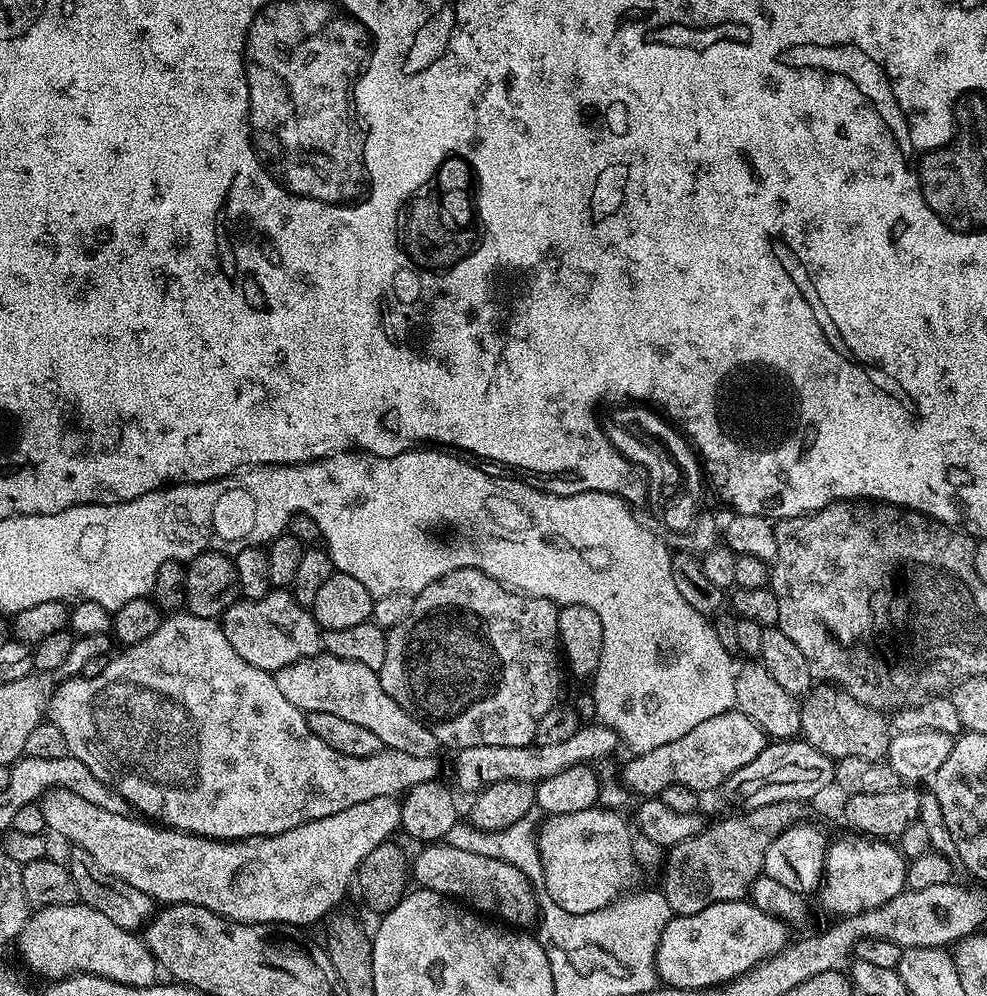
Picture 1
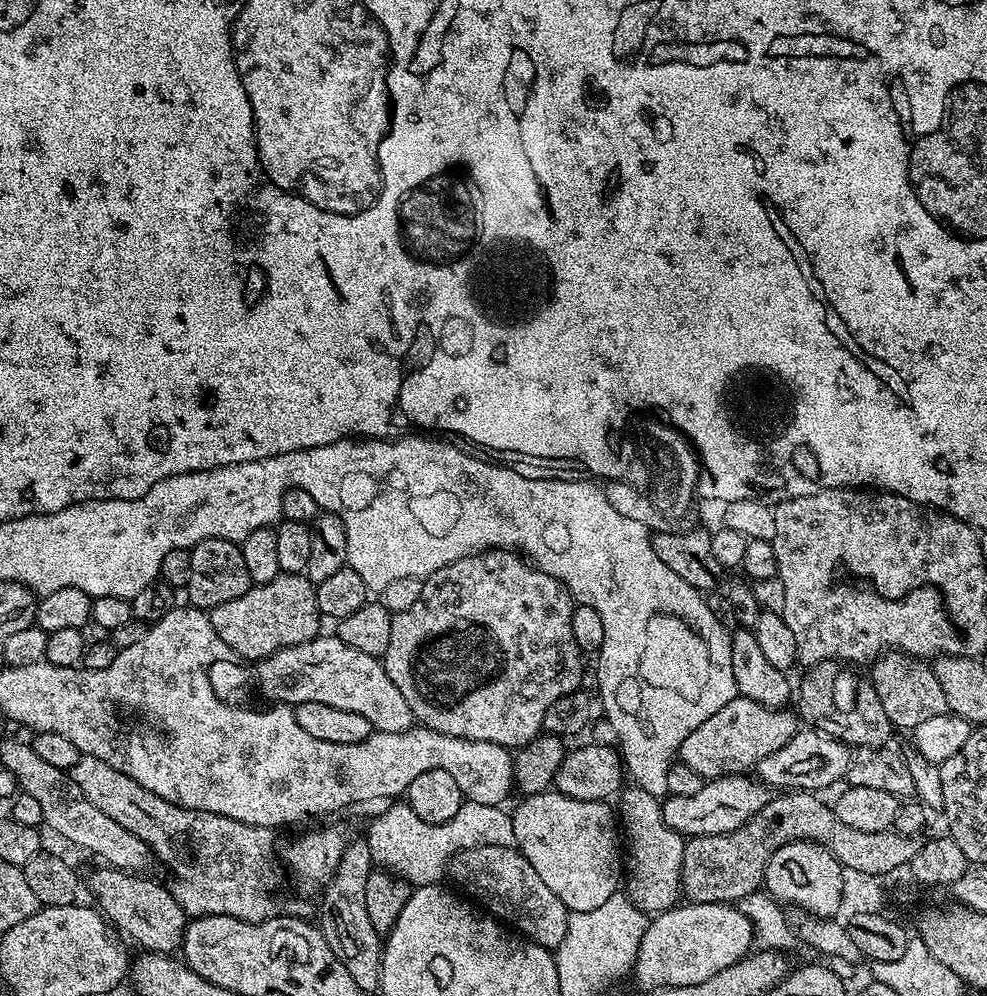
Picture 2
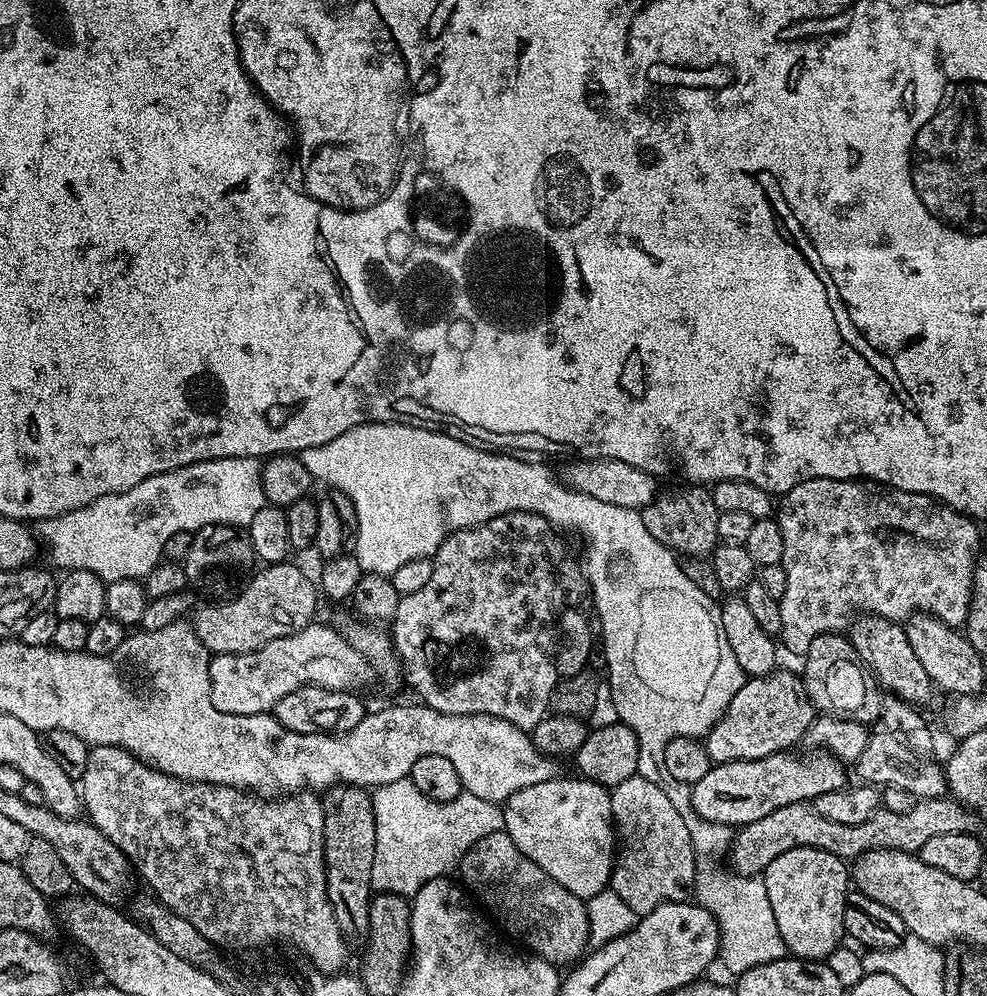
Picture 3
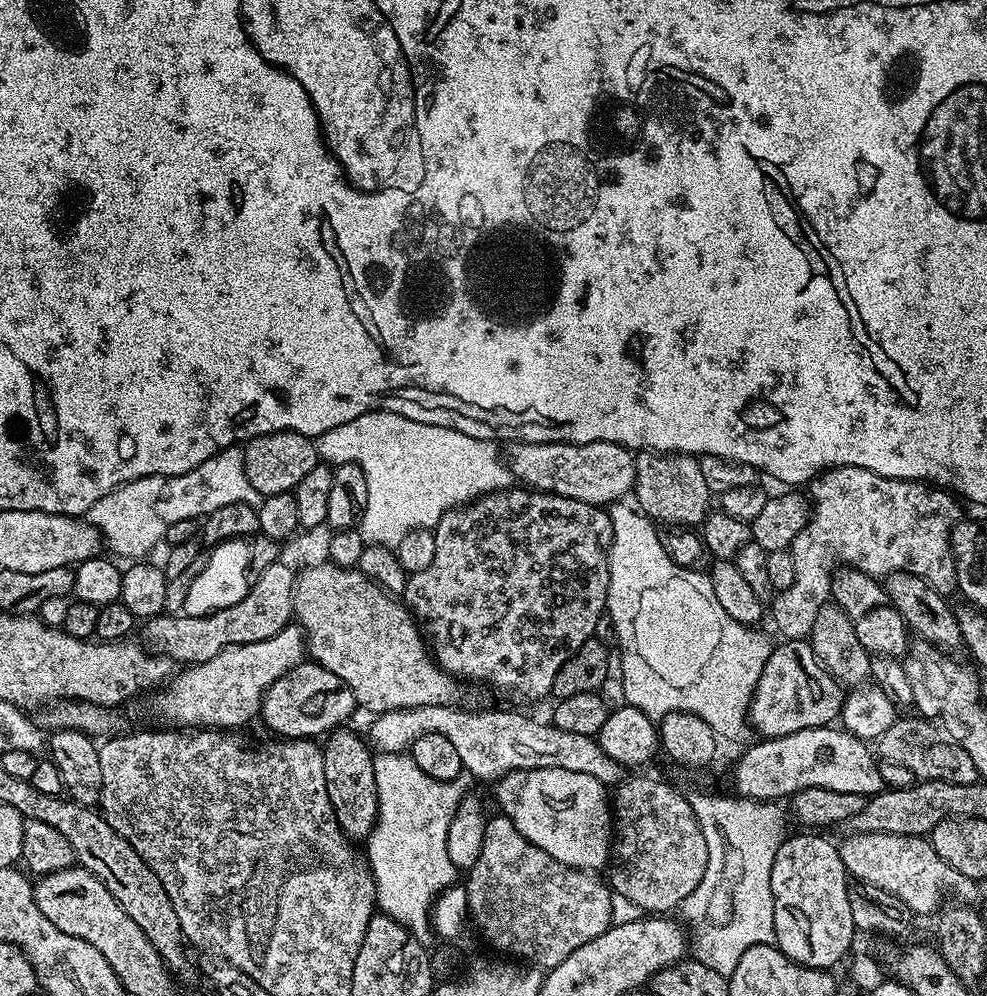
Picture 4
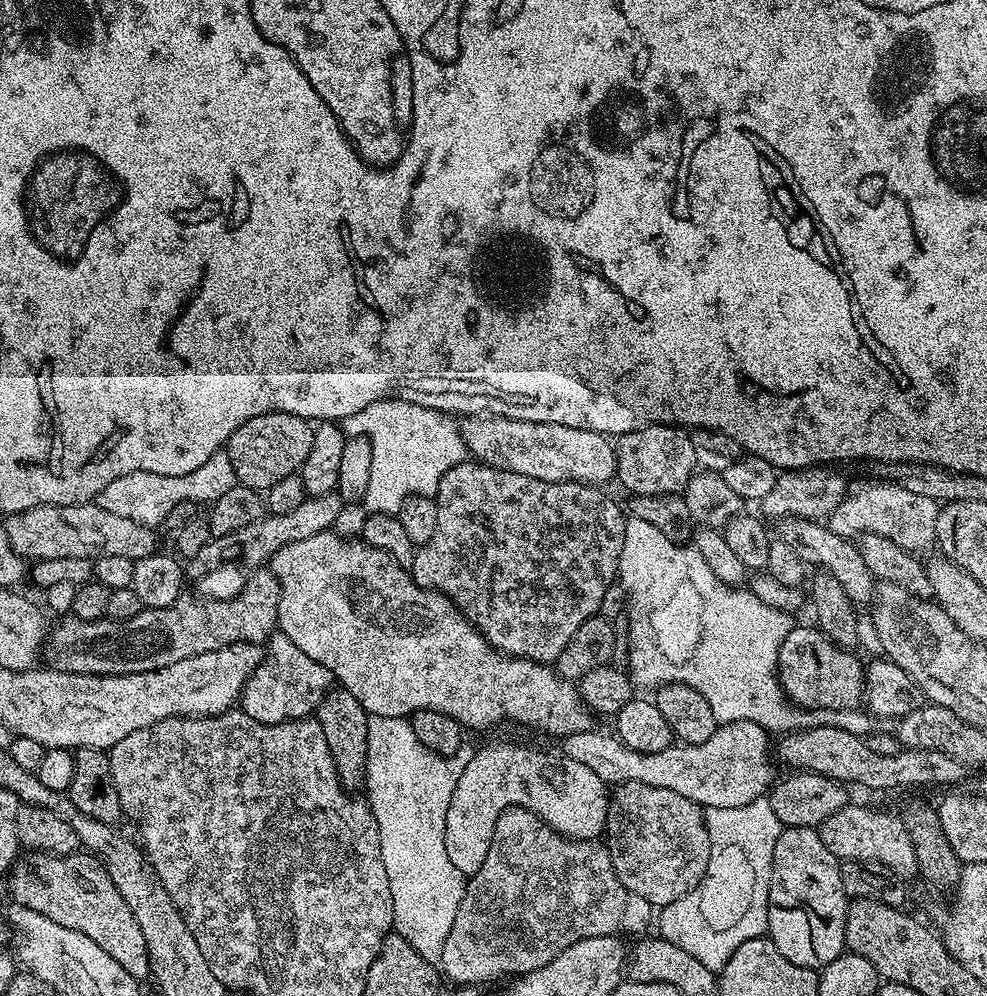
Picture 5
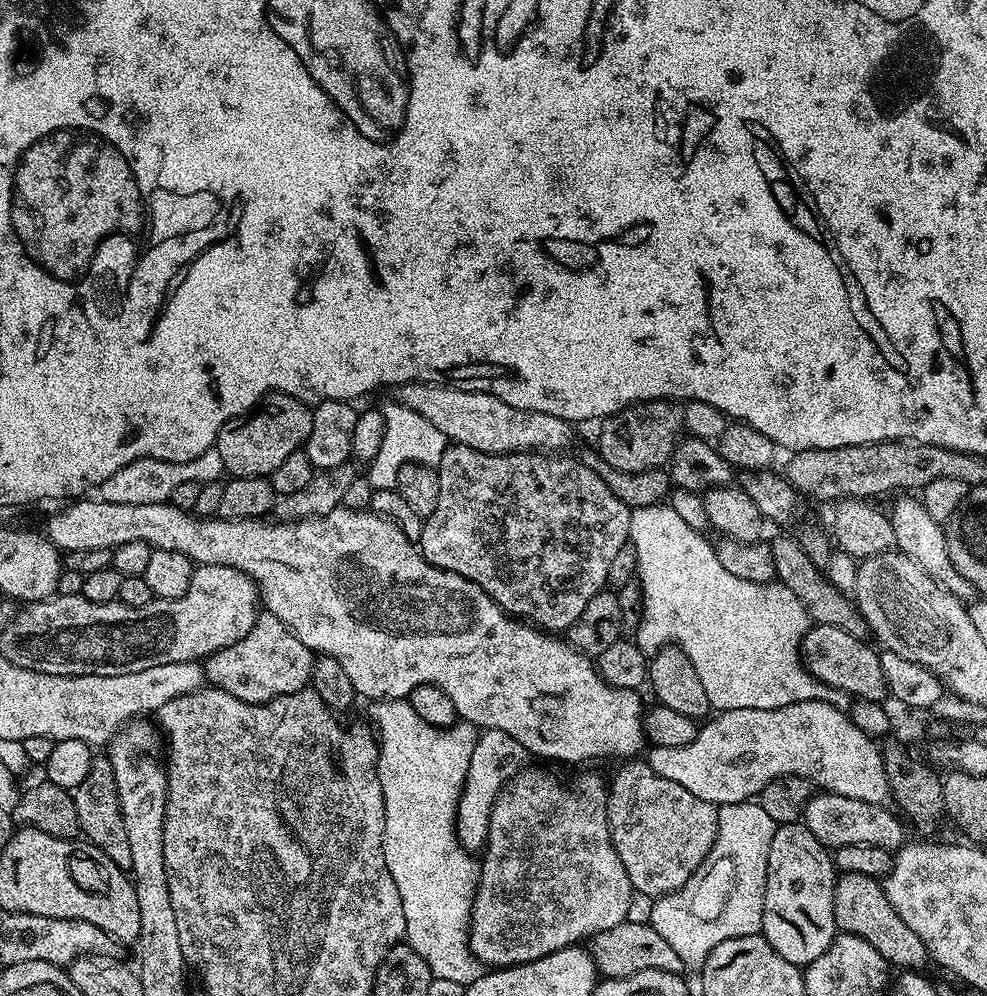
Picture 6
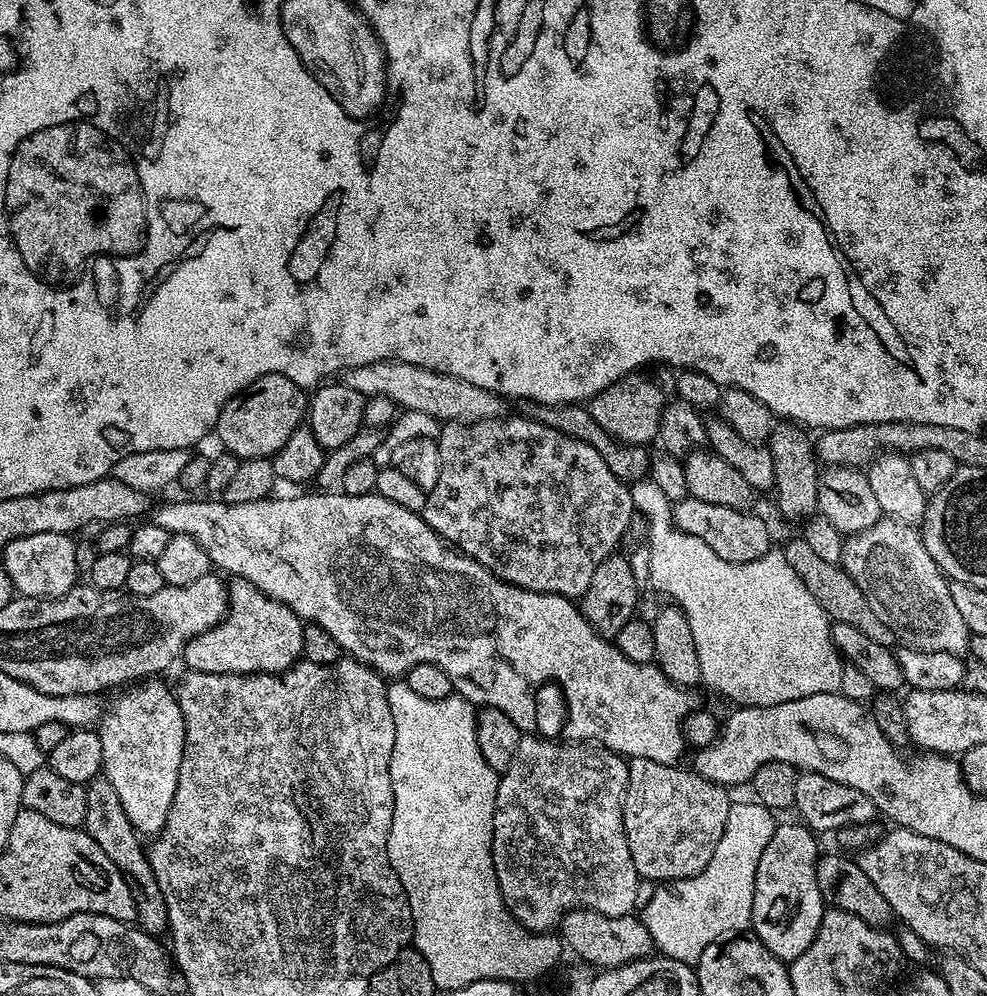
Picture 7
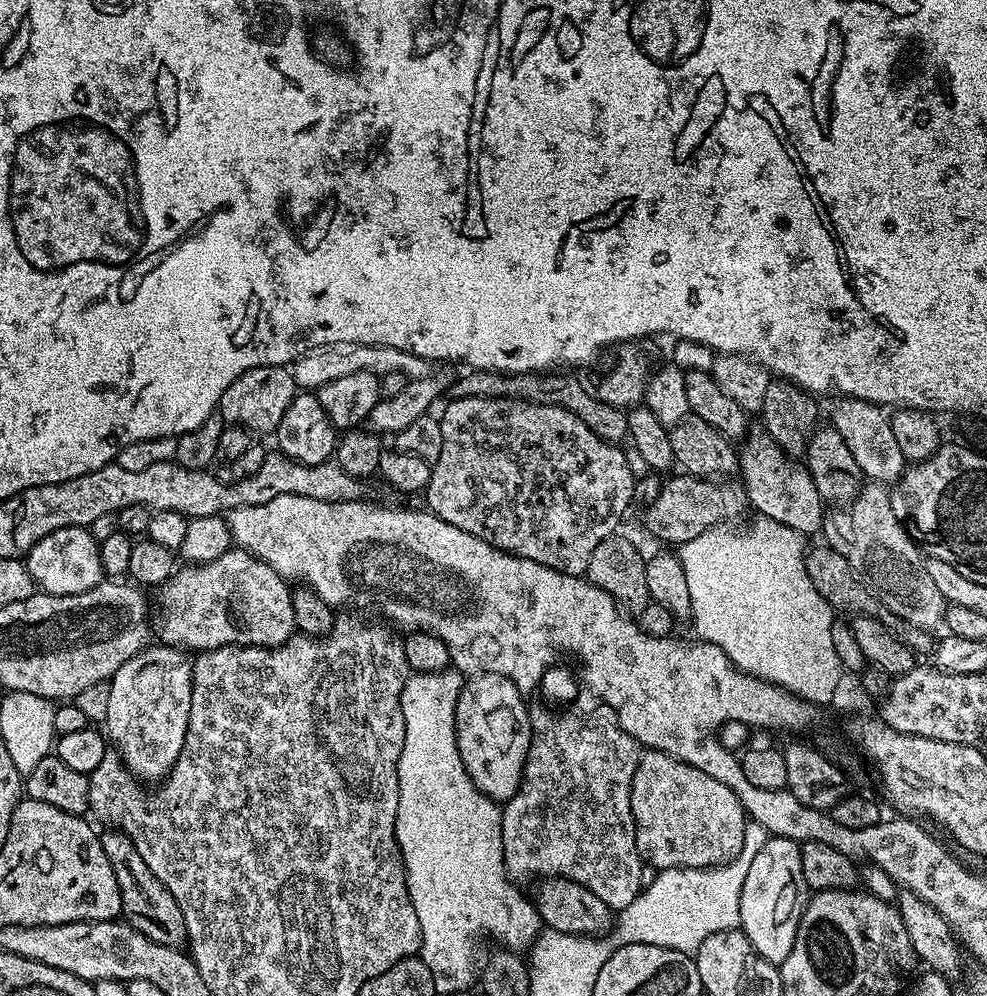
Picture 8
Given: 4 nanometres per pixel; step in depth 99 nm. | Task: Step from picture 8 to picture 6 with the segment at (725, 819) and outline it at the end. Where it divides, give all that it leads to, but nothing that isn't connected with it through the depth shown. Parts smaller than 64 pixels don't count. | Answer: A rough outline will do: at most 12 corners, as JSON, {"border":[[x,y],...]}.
{"border":[[621,763],[608,825],[633,893],[677,892],[720,829],[717,805]]}

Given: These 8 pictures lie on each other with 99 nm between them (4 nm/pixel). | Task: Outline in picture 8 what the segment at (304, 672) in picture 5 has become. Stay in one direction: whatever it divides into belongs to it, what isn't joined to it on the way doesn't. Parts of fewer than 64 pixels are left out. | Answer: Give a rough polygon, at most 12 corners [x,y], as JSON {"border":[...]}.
{"border":[[233,546],[177,567],[158,636],[196,654],[277,648],[293,589]]}

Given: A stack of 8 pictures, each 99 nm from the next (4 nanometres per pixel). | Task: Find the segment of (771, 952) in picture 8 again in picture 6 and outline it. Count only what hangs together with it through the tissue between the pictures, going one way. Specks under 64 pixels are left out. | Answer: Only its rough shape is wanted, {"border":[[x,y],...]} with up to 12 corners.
{"border":[[802,822],[777,827],[762,935],[797,966],[826,954],[838,869]]}

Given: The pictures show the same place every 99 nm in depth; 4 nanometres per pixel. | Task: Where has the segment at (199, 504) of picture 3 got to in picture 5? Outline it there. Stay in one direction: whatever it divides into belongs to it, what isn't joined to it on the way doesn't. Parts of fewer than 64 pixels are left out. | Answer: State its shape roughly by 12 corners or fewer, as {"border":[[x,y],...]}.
{"border":[[227,451],[190,474],[114,478],[95,503],[157,526],[179,504],[207,505],[236,484]]}

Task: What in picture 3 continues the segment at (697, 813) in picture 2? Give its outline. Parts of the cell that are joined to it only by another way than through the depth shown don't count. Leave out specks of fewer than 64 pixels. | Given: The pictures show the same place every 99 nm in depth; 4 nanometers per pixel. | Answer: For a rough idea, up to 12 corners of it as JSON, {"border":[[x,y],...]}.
{"border":[[823,750],[713,764],[692,811],[743,826],[849,783]]}

